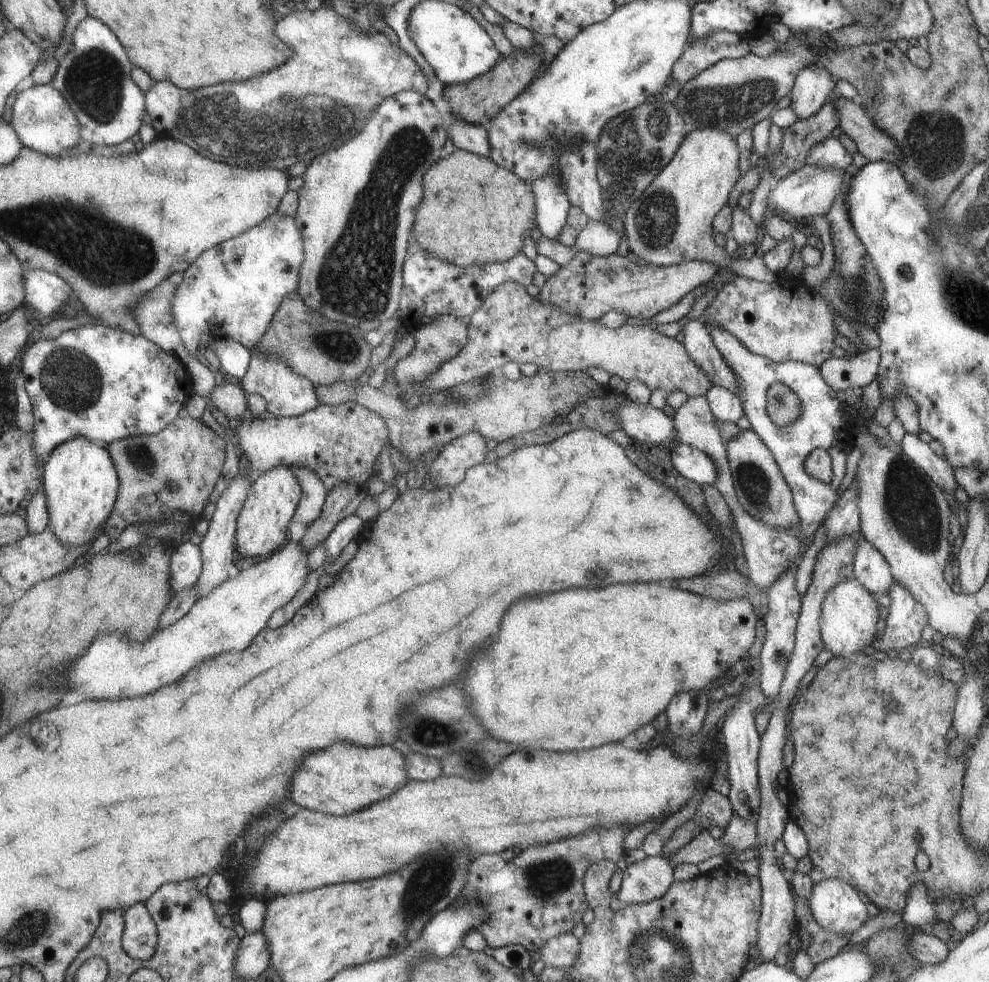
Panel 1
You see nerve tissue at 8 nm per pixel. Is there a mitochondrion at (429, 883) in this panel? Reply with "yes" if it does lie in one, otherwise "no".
yes

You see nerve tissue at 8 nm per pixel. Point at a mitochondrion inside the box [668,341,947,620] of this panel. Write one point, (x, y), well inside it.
(911, 503)

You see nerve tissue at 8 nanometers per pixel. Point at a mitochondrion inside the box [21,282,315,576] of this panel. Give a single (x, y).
(73, 381)

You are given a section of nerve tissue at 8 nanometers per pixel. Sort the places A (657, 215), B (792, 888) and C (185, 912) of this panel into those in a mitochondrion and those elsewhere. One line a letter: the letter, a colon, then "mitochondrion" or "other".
A: mitochondrion
B: other
C: other

